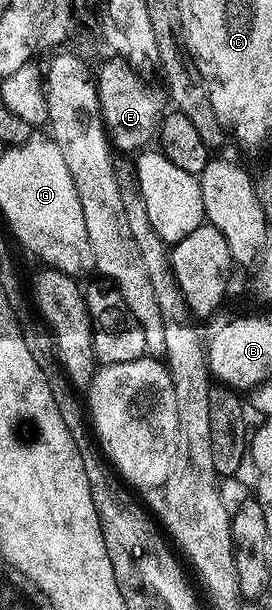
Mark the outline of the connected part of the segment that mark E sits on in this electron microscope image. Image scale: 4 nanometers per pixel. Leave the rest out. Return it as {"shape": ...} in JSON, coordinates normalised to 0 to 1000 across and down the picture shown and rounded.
{"shape":[[[408,89],[379,100],[375,111],[353,116],[353,141],[360,144],[360,175],[375,182],[375,198],[390,203],[390,218],[408,236],[423,243],[434,241],[449,248],[518,249],[526,244],[548,243],[570,233],[581,220],[581,207],[596,203],[596,190],[603,177],[596,177],[596,162],[603,169],[603,156],[592,148],[581,149],[566,143],[548,143],[529,131],[518,130],[511,118],[478,108],[434,89]]]}

